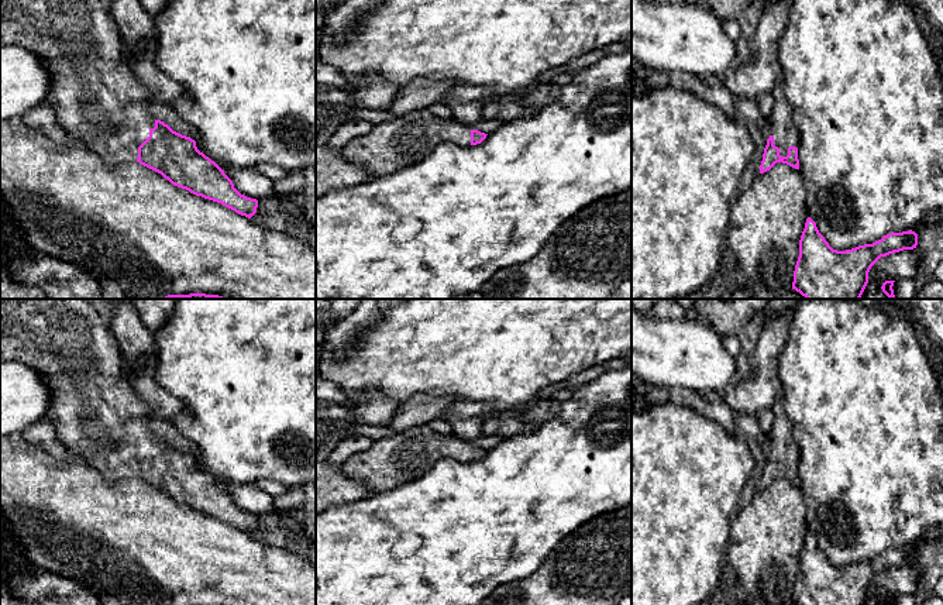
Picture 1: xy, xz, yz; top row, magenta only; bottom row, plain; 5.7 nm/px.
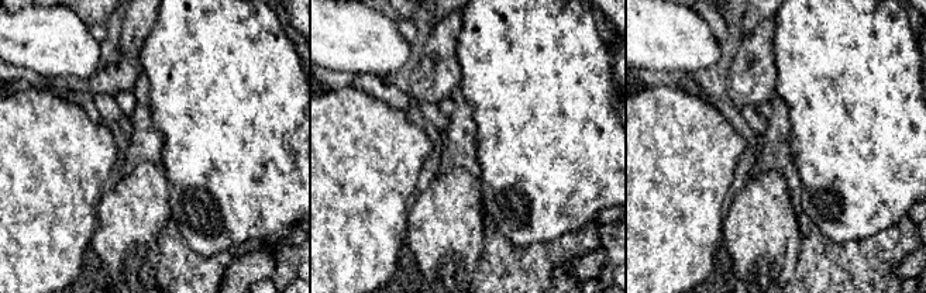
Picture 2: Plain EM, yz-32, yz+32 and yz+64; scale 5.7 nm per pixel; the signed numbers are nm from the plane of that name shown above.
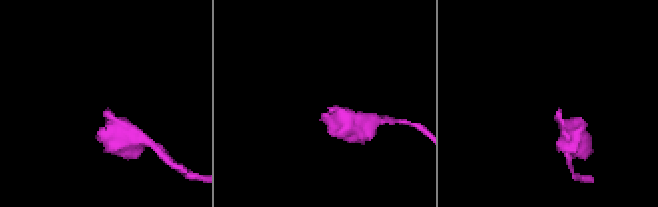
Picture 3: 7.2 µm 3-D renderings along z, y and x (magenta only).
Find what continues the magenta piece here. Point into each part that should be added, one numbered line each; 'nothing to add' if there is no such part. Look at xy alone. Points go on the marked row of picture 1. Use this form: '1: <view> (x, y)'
1: xy (97, 100)

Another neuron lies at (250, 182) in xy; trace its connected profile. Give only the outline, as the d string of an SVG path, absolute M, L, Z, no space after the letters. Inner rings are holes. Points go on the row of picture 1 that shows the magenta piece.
M216 162L224 173L233 181L234 188L251 199L265 199L275 195L273 181L259 172L257 168L231 168Z

